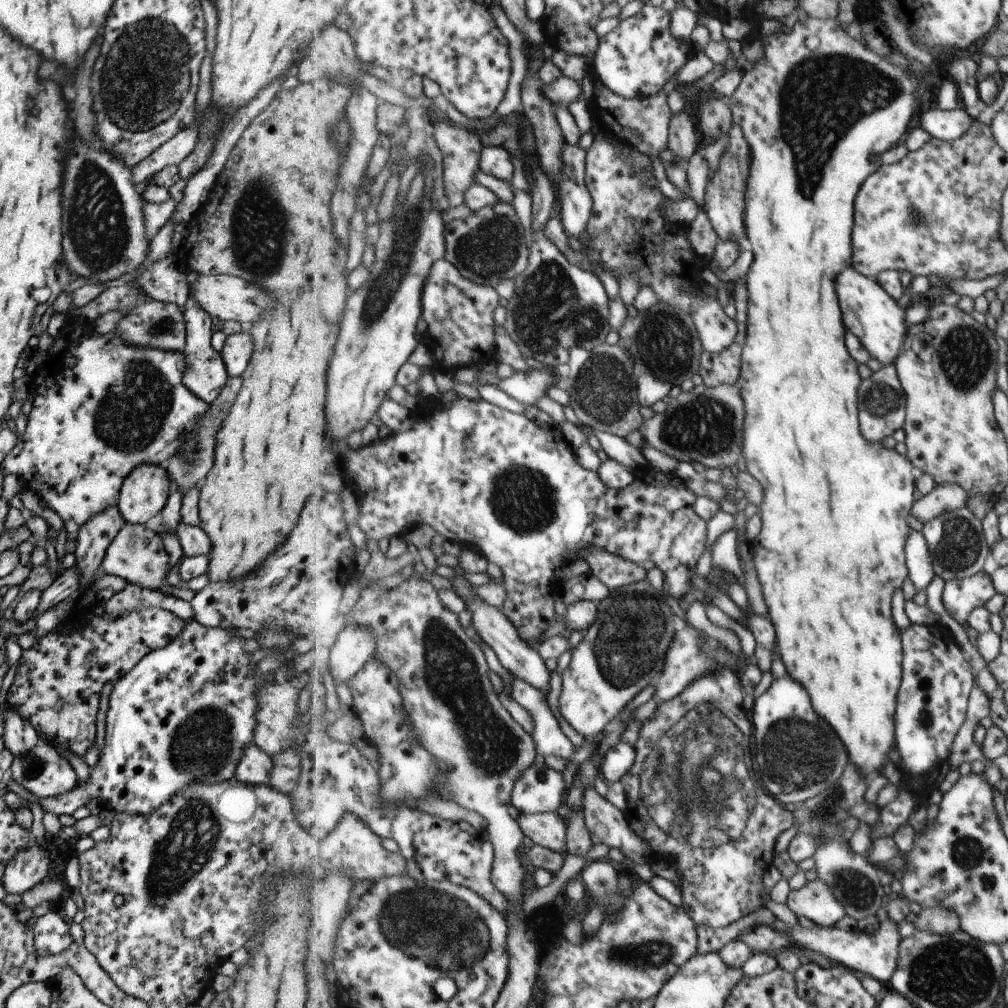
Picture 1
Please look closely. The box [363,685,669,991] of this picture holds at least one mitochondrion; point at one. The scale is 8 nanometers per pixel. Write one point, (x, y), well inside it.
(434, 927)

